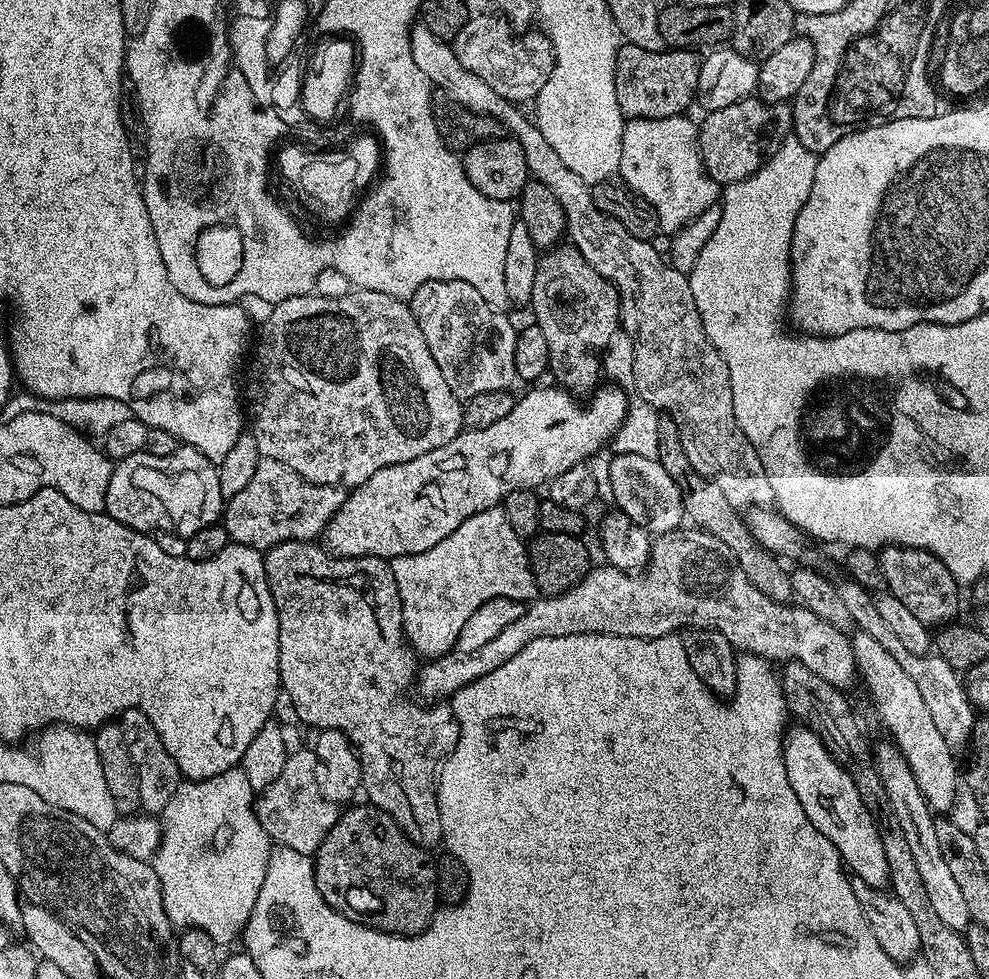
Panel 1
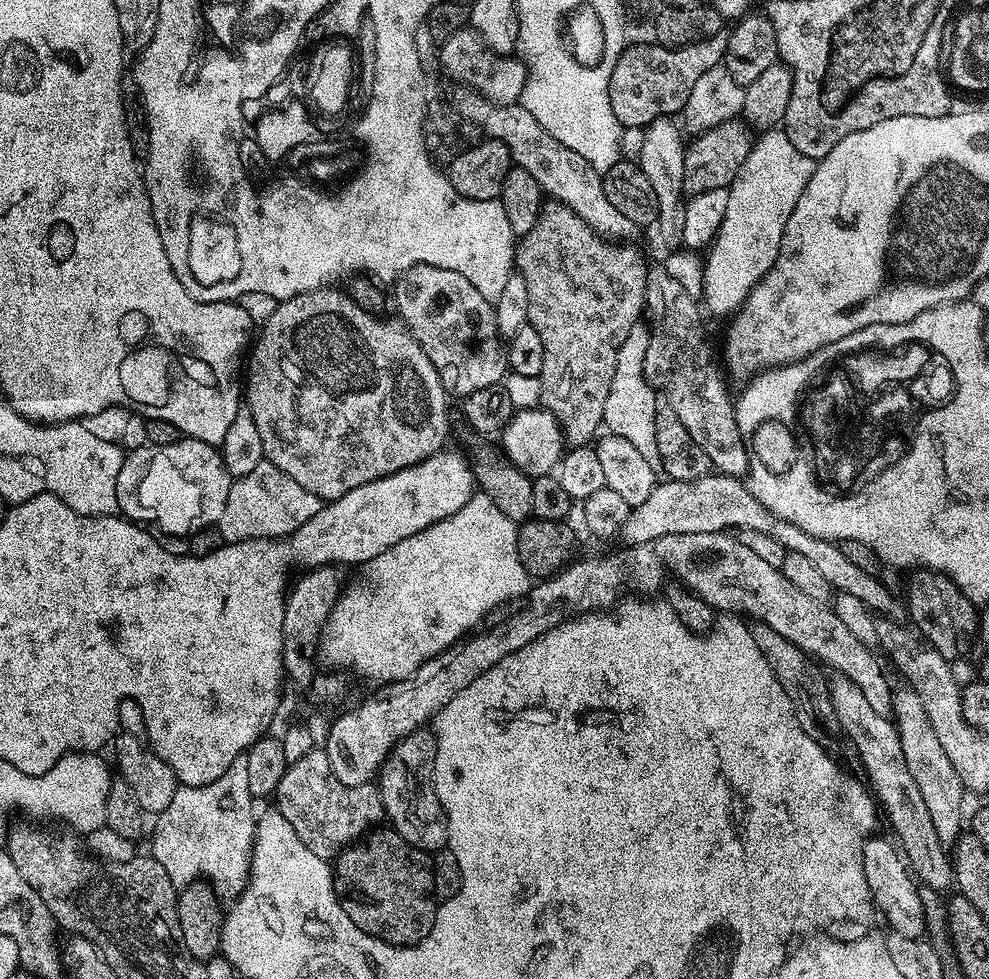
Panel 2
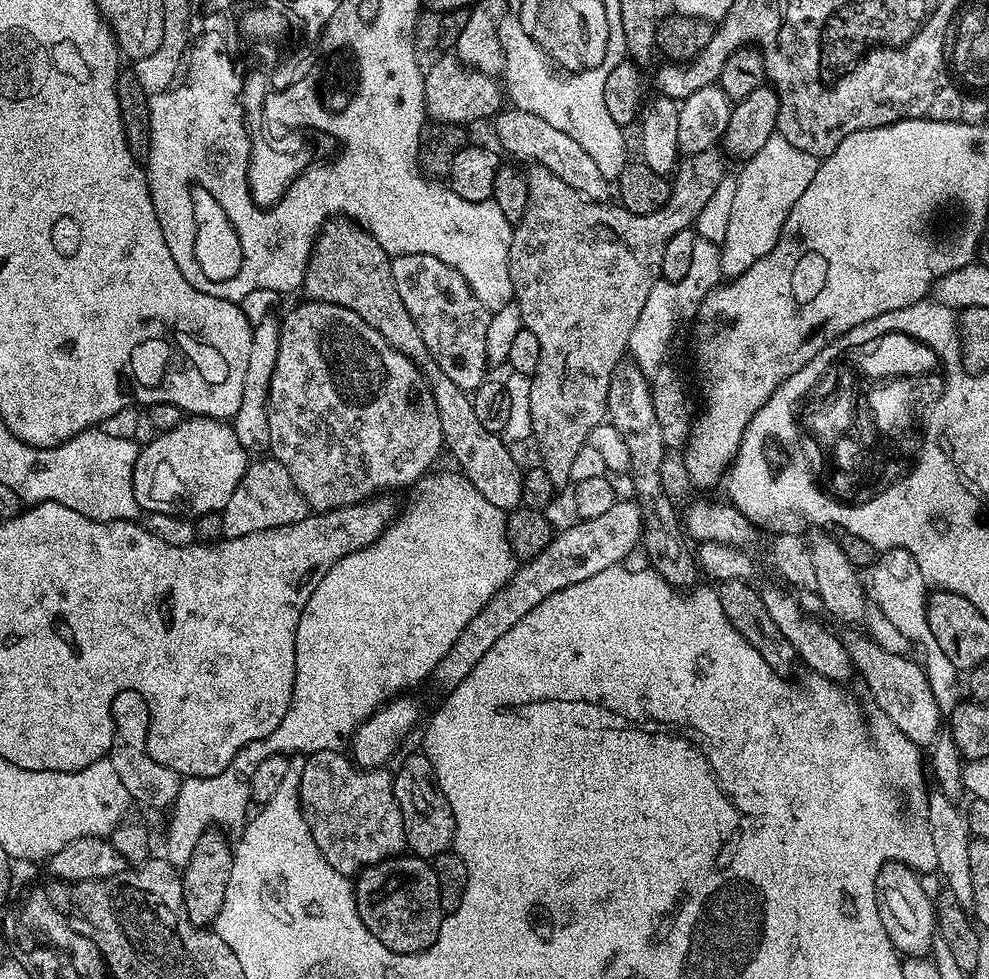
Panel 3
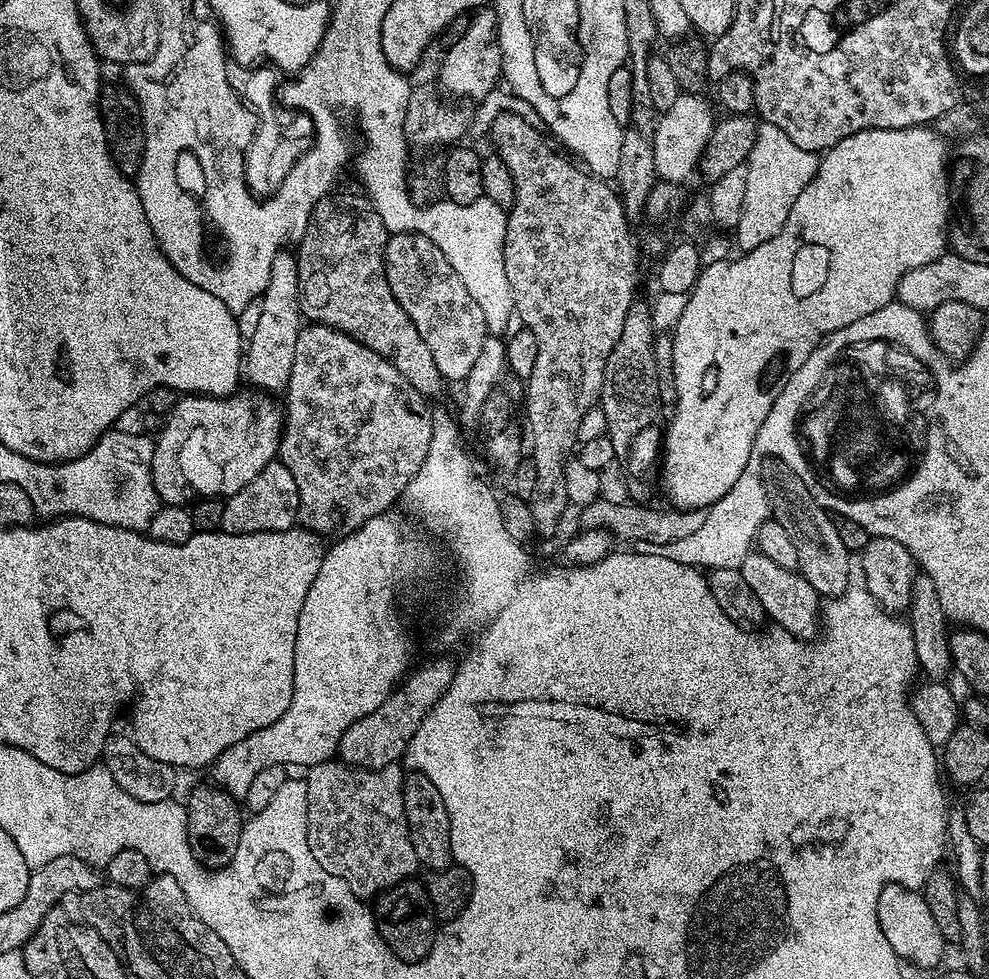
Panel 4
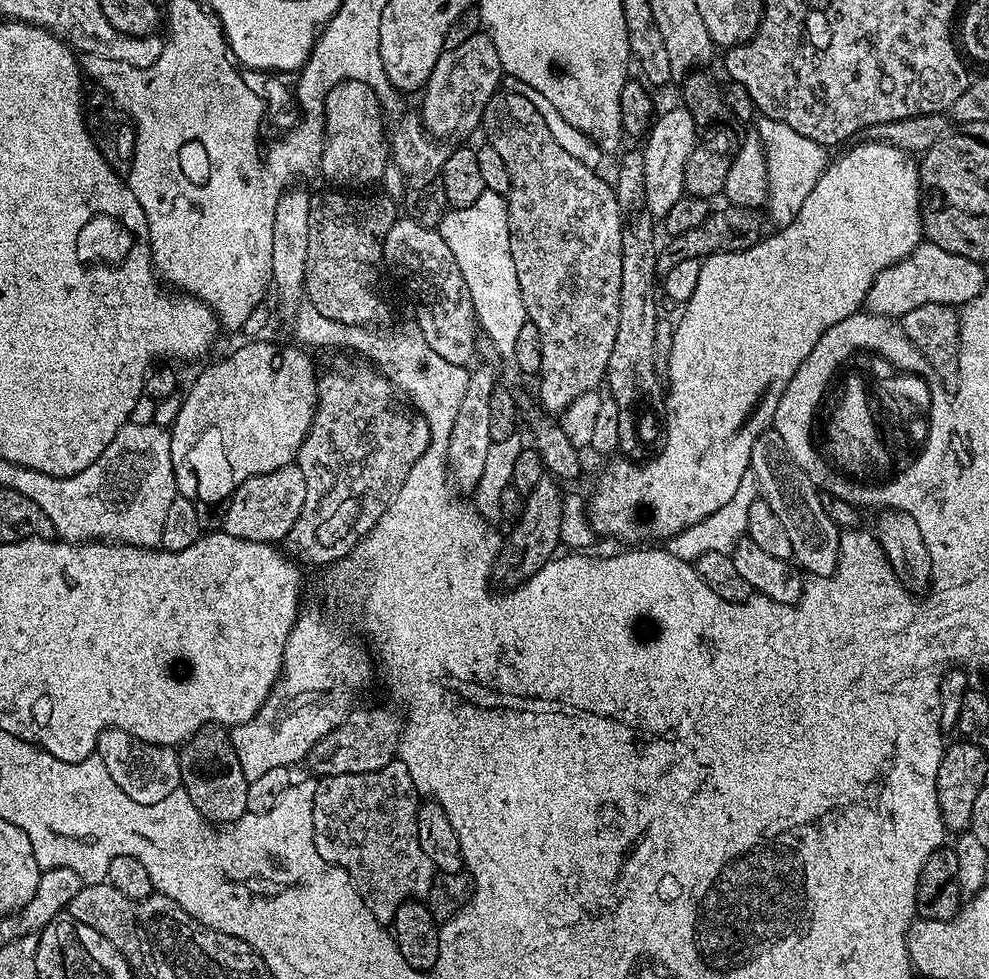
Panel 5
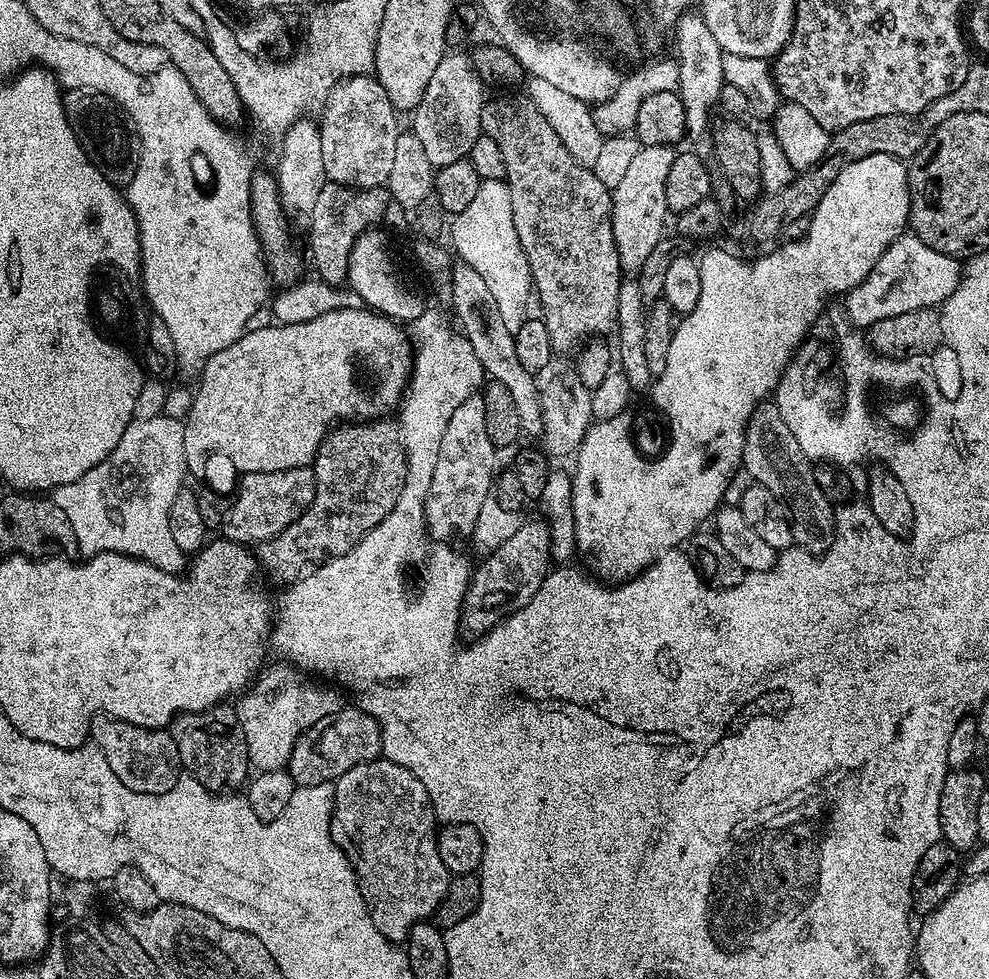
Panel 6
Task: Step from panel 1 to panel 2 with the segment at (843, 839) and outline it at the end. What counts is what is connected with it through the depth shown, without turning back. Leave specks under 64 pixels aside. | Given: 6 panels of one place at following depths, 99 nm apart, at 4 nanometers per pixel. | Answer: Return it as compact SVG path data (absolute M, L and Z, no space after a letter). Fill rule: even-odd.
M873 834L864 842L862 858L866 886L872 889L872 903L881 917L885 916L893 931L903 936L923 937L924 900L920 897L921 889L914 879L899 847L891 839L883 840L880 834ZM892 843L892 844L891 844ZM917 888L917 889L916 889ZM920 891L920 892L919 892Z

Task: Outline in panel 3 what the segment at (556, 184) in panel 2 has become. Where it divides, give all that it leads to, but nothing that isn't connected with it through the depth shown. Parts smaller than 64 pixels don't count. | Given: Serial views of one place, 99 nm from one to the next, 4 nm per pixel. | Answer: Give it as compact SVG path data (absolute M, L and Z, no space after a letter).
M515 106L509 108L509 112L507 110L497 112L494 123L496 123L497 142L510 155L517 156L512 158L517 161L528 160L529 165L537 164L550 170L550 174L558 174L558 178L562 178L566 186L578 190L578 194L582 194L587 200L604 202L609 199L609 177L604 176L602 170L598 170L594 158L590 158L590 154L586 154L586 150L582 150L582 146L578 146L578 142L574 142L570 134L562 134L562 130L550 126L550 122L538 118L538 114L530 114Z

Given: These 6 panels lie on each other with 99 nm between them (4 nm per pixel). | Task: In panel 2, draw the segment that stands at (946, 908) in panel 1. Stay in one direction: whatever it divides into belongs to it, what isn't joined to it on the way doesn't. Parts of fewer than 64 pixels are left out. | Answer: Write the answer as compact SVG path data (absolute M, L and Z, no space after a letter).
M833 675L829 679L828 689L834 710L838 714L840 731L846 740L848 735L849 742L856 747L856 756L868 775L870 790L883 815L884 812L888 815L888 820L896 831L895 839L913 877L925 889L928 887L936 892L947 893L947 888L951 889L954 884L952 861L946 853L946 846L941 843L938 834L934 834L934 822L930 822L926 802L922 802L922 794L918 791L910 770L906 770L906 754L902 754L902 742L895 723L888 716L878 714L878 710L874 710L874 706L866 702L866 694L862 694L862 690L858 690L858 686L854 686L854 682L844 676Z

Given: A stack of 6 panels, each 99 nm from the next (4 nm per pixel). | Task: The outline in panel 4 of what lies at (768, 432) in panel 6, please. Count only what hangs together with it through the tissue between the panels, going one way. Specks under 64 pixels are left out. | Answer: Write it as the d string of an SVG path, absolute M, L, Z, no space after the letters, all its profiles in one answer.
M765 459L762 475L771 515L780 523L782 530L790 534L794 550L798 550L798 570L821 598L841 596L854 580L853 557L838 539L835 519L822 506L818 506L818 502L814 502L814 494L810 494L808 487L789 470L786 462Z

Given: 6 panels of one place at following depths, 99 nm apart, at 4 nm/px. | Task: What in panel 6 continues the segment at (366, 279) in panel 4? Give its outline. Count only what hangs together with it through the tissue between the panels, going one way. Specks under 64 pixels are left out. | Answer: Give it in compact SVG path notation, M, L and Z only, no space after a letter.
M325 182L318 202L310 213L312 229L308 232L308 248L312 251L312 264L316 272L328 284L343 285L348 278L348 263L354 242L369 228L381 222L384 211L390 205L390 197L383 187L353 188L342 184Z

